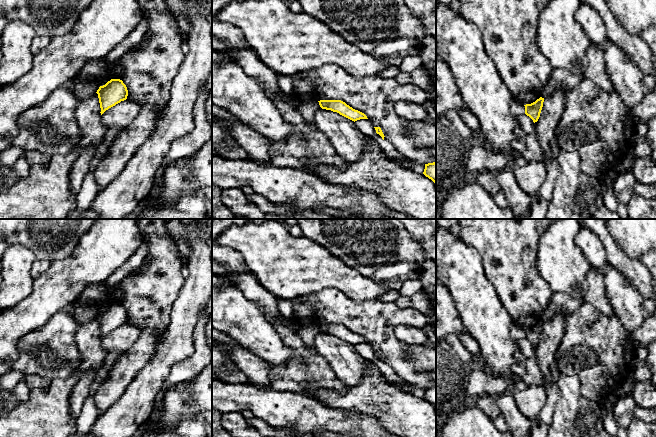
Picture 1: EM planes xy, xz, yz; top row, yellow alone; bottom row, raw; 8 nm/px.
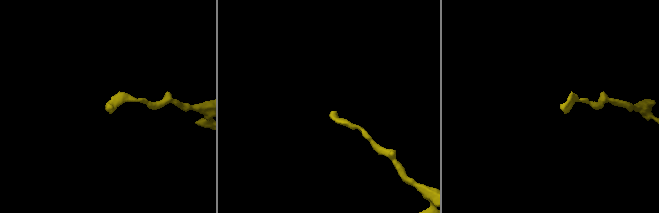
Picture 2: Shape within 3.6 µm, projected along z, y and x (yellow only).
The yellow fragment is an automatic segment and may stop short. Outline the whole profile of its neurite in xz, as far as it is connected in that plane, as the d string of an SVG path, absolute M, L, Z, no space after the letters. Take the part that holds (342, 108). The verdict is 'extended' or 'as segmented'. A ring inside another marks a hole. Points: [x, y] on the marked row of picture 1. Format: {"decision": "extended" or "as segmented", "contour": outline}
{"decision": "as segmented", "contour": "M320 100L318 102L322 109L337 112L354 122L360 119L368 119L364 113L353 109L341 100Z"}

